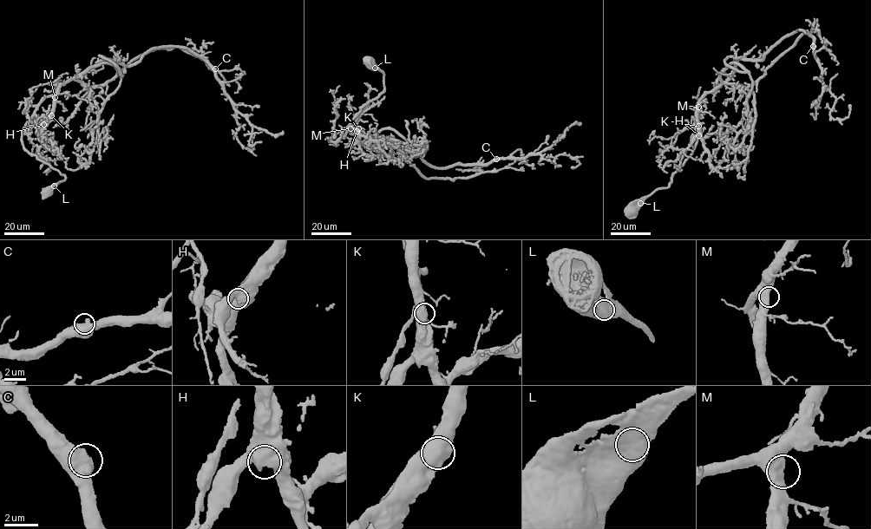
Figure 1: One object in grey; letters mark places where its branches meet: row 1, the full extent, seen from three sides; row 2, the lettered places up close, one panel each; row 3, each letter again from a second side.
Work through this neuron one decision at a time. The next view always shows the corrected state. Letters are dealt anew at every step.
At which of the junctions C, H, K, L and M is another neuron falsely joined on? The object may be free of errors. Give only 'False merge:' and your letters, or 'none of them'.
False merge: none of them

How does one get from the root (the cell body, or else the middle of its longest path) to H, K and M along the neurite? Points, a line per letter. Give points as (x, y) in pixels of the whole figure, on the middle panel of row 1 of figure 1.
H: (370, 62), (383, 72), (384, 88), (361, 108), (343, 139), (342, 135), (345, 128), (357, 127), (356, 131)
K: (370, 62), (383, 72), (384, 88), (361, 108), (343, 139), (343, 129), (354, 127), (358, 128)
M: (370, 62), (383, 72), (384, 88), (361, 108), (343, 139), (343, 129), (350, 128)

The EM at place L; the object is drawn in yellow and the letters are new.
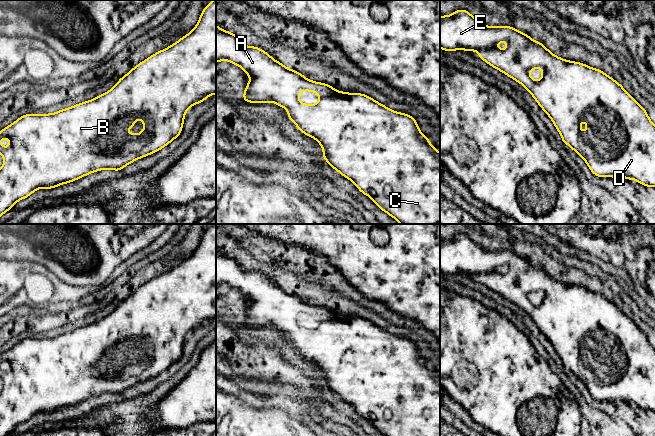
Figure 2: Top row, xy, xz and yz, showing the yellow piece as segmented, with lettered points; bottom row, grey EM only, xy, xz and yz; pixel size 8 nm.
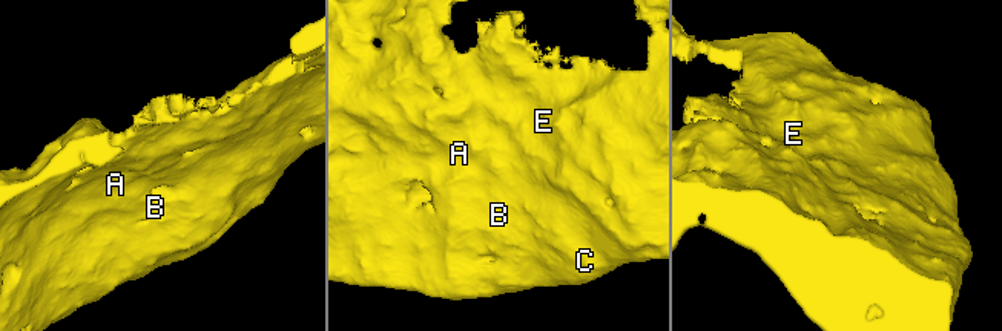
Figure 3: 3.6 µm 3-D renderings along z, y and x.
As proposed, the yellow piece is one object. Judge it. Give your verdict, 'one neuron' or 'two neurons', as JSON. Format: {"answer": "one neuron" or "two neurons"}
{"answer": "one neuron"}

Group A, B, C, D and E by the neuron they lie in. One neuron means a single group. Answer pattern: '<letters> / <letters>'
A B C D E

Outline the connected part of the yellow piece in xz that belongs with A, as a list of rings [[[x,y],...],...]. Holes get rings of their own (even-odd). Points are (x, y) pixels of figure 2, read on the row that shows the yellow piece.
[[[216,24],[216,63],[226,60],[232,64],[240,66],[244,73],[248,74],[251,77],[251,80],[248,82],[245,91],[243,93],[243,99],[241,101],[250,102],[250,103],[263,103],[263,102],[273,102],[289,112],[287,114],[290,121],[293,121],[298,130],[309,137],[313,137],[317,140],[323,149],[324,152],[321,155],[323,159],[326,159],[331,168],[337,170],[345,178],[351,180],[355,186],[361,191],[362,194],[370,196],[373,202],[388,215],[392,216],[395,220],[399,221],[401,224],[440,224],[440,153],[434,148],[429,139],[424,136],[417,125],[417,122],[414,117],[407,115],[405,113],[395,112],[381,103],[373,100],[370,96],[361,94],[361,93],[346,93],[340,92],[333,87],[329,86],[327,83],[314,82],[305,78],[301,73],[295,70],[286,68],[282,63],[274,60],[267,52],[262,49],[254,46],[245,46],[239,38],[229,31],[222,30]],[[301,91],[311,91],[318,93],[320,95],[320,100],[316,105],[307,105],[301,103],[297,96]]]

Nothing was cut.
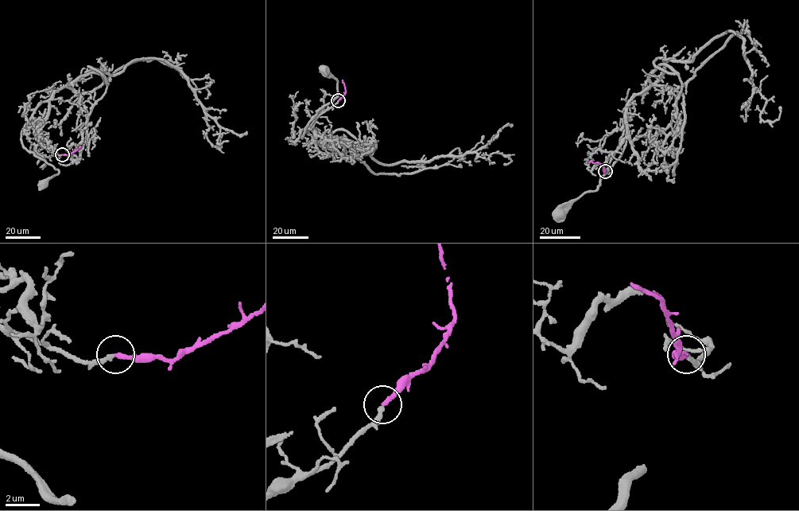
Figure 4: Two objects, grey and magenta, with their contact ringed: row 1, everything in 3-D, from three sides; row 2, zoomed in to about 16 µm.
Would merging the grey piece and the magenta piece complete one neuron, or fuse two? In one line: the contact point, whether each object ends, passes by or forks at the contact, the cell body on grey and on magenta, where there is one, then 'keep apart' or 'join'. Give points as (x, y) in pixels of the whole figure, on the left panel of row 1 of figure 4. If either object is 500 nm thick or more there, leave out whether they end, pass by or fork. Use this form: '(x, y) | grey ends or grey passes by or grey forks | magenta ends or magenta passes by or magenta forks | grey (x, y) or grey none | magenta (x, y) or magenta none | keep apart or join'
(62, 154) | grey ends | magenta ends | grey (44, 184) | magenta none | join

